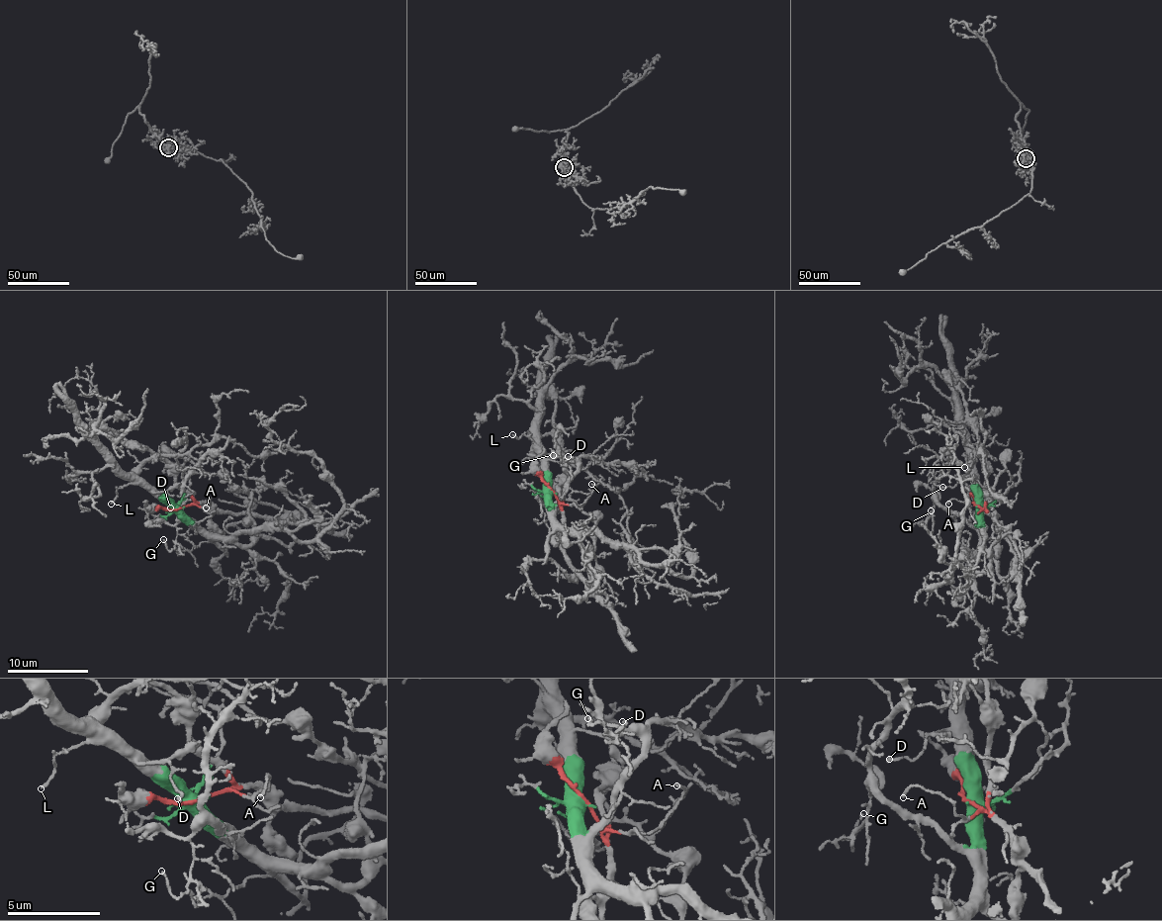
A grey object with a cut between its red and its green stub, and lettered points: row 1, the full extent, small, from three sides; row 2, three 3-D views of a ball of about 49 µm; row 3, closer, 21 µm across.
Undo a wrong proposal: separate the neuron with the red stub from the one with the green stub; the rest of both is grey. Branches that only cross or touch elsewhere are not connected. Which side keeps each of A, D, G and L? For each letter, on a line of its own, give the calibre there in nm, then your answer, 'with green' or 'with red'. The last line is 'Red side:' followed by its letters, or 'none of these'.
A: calibre 110 nm; with red
D: calibre 80 nm; with green
G: calibre 110 nm; with green
L: calibre 140 nm; with green
Red side: A

